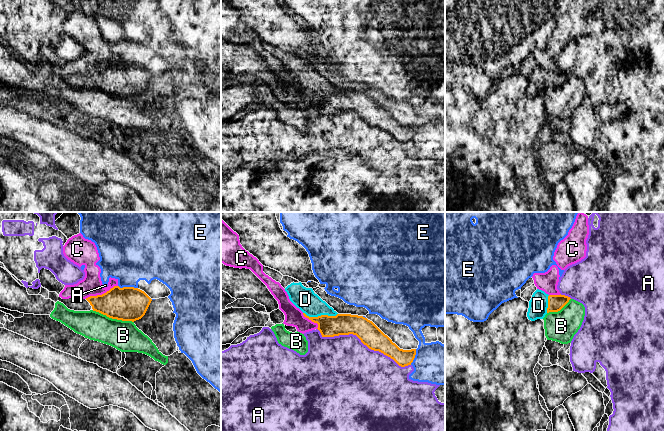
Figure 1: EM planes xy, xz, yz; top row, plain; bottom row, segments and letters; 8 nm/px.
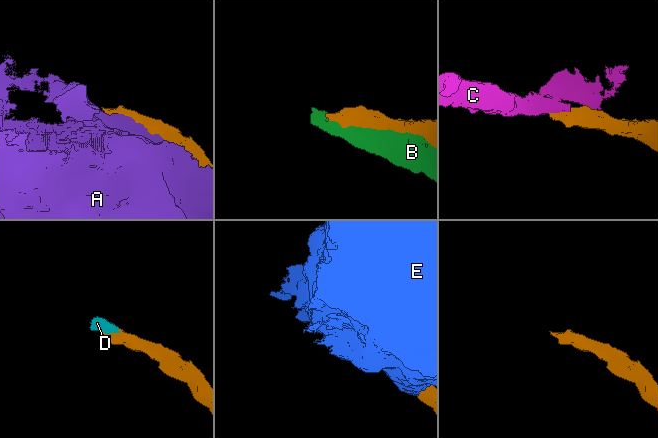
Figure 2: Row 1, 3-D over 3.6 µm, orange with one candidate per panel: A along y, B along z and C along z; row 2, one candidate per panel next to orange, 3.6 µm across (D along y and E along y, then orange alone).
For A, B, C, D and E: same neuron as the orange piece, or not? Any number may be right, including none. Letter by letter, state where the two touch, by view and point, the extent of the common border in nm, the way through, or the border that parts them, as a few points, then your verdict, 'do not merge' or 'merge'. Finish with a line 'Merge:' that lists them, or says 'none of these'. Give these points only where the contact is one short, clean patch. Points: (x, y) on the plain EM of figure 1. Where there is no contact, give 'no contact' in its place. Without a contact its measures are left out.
A: xz (363, 119) | 800 nm | do not merge
B: xy (113, 94) | 340 nm | do not merge
C: xy (102, 70) | 280 nm | along xy (117, 61), (101, 70), (90, 71), (85, 74) | do not merge
D: xz (320, 92) | 280 nm | across xz (342, 100), (332, 100), (320, 92), (305, 75) | merge
E: xy (128, 63) | 160 nm | do not merge
Merge: D

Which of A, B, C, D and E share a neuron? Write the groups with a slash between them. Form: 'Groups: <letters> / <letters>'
Groups: A / B / C / D / E

